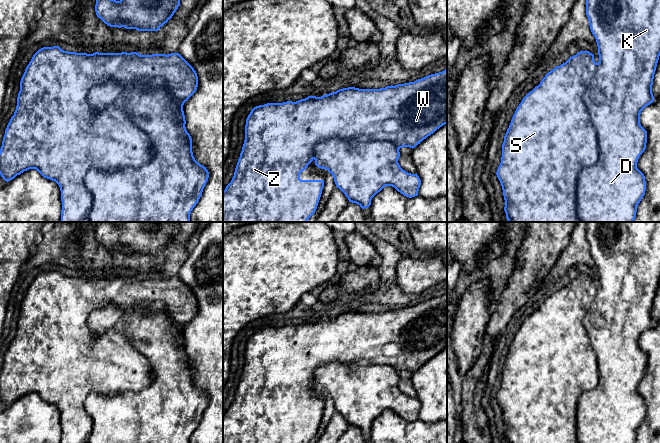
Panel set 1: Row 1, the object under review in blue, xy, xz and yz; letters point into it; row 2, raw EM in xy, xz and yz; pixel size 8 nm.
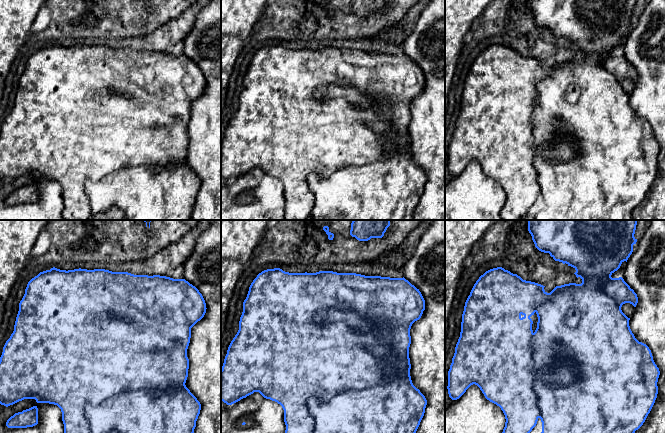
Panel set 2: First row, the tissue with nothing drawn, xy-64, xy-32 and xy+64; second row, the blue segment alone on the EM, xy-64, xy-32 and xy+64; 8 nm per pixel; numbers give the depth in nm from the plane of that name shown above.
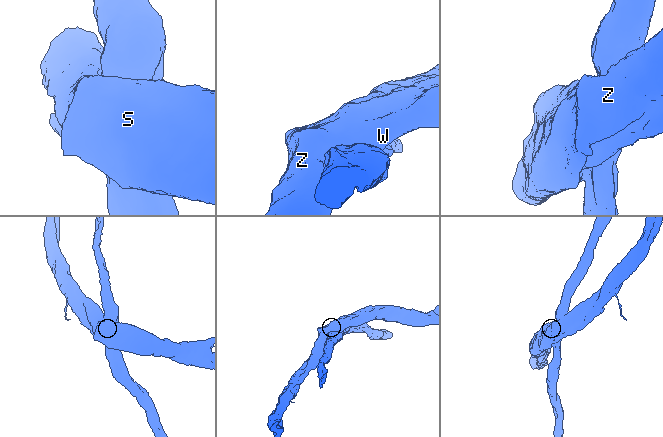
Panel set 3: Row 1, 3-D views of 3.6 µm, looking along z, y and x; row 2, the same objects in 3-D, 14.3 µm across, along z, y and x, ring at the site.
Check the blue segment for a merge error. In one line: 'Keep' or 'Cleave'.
Cleave

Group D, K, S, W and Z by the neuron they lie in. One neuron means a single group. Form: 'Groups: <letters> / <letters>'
Groups: D K / S W Z

